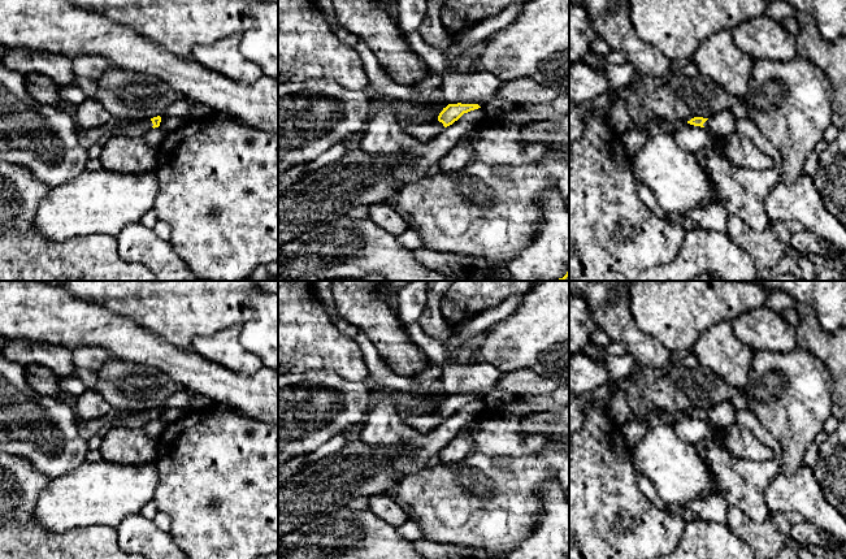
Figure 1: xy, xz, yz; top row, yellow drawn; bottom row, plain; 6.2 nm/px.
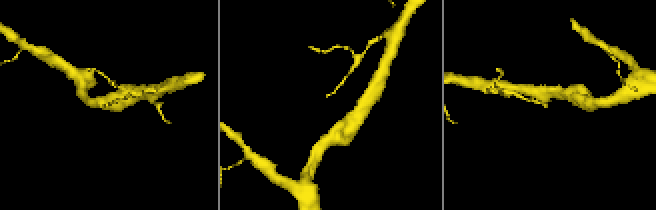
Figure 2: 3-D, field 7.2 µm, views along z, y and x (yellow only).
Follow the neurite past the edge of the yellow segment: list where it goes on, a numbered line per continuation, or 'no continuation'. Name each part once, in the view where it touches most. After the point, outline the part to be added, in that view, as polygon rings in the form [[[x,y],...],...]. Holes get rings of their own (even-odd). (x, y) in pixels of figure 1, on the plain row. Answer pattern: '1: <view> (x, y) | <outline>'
1: xz (424, 423) | [[[438,411],[431,413],[407,413],[403,415],[403,424],[413,428],[417,432],[426,434],[441,425],[444,420],[443,415]]]

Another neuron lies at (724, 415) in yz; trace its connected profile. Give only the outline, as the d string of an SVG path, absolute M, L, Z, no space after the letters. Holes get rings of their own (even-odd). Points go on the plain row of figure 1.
M729 402L708 408L708 416L713 429L726 429L737 422L737 410Z

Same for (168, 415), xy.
M162 407L159 420L161 420L165 424L172 424L179 417L182 417L187 411L185 408L170 408L170 407Z

